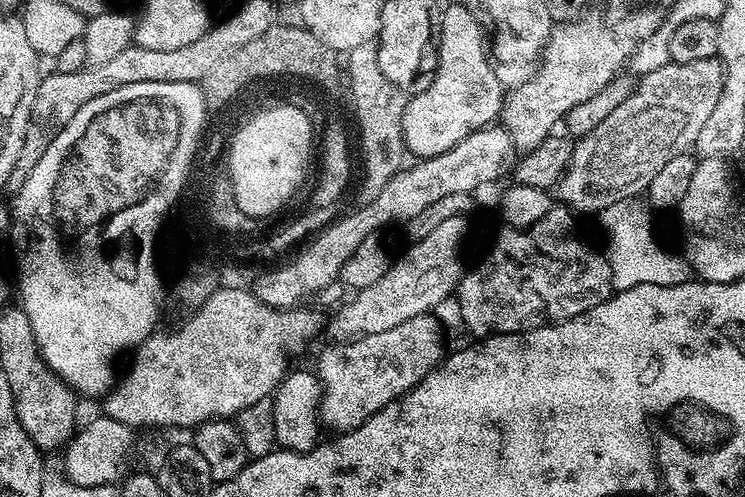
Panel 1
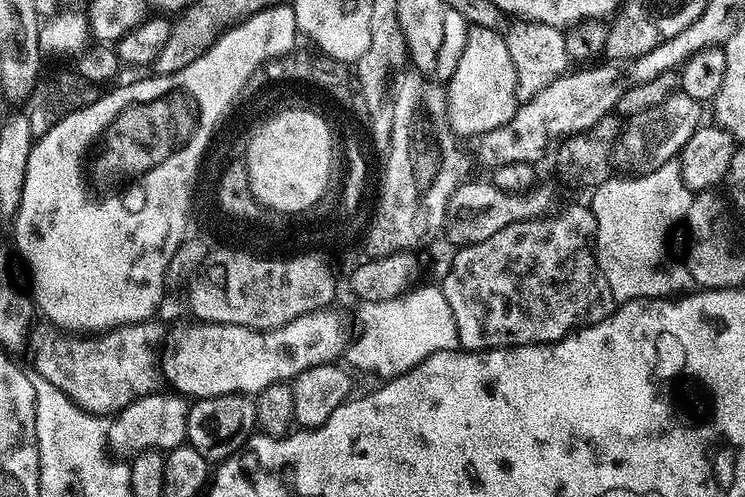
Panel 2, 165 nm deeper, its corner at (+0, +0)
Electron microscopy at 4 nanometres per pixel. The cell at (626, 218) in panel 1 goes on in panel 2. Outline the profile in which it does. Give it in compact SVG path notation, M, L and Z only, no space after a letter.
M679 159L665 160L647 169L641 176L609 175L606 182L595 185L596 192L590 199L590 207L596 219L596 234L594 243L596 257L602 274L606 274L606 282L610 282L613 301L655 300L657 298L672 298L684 294L693 287L694 281L683 259L675 260L668 249L668 231L676 223L687 217L692 205L693 191L684 180Z

